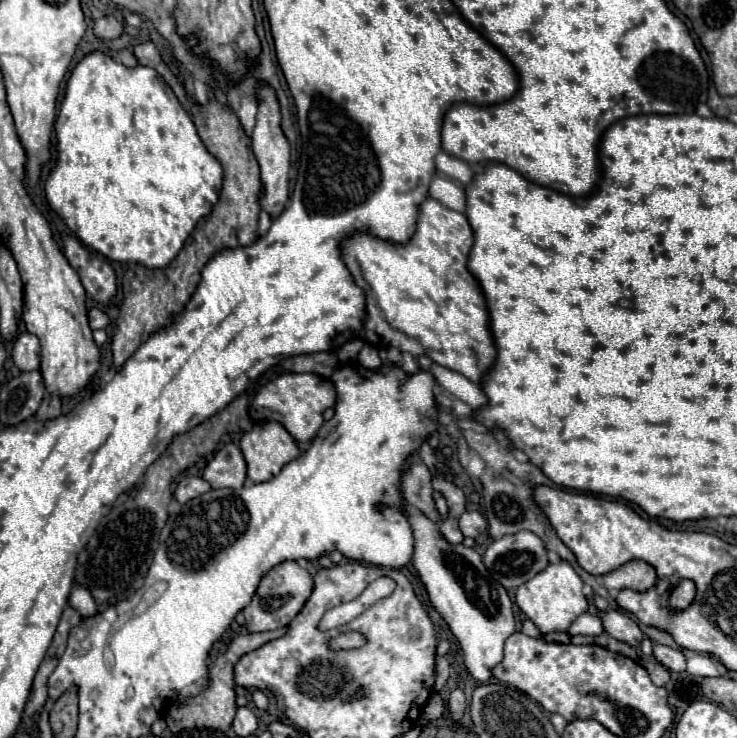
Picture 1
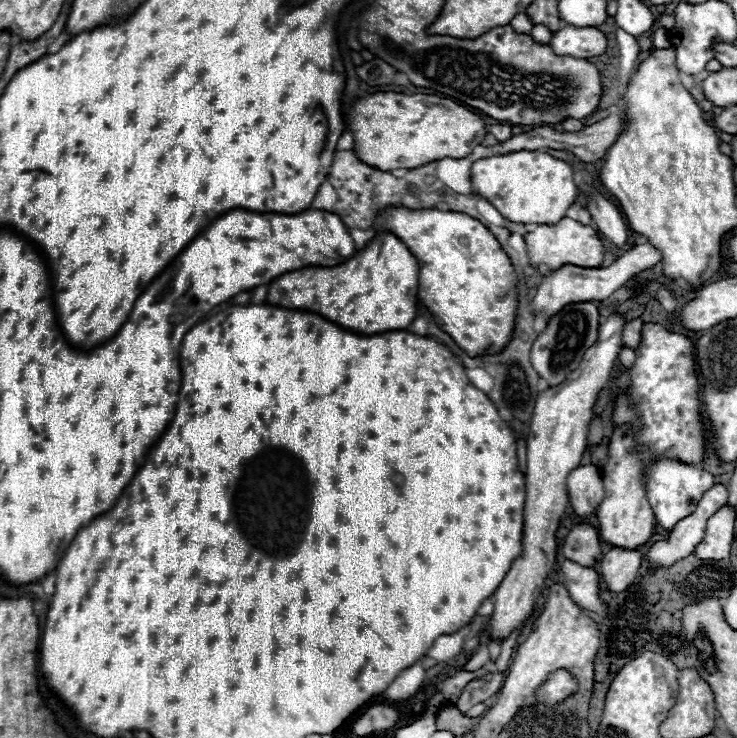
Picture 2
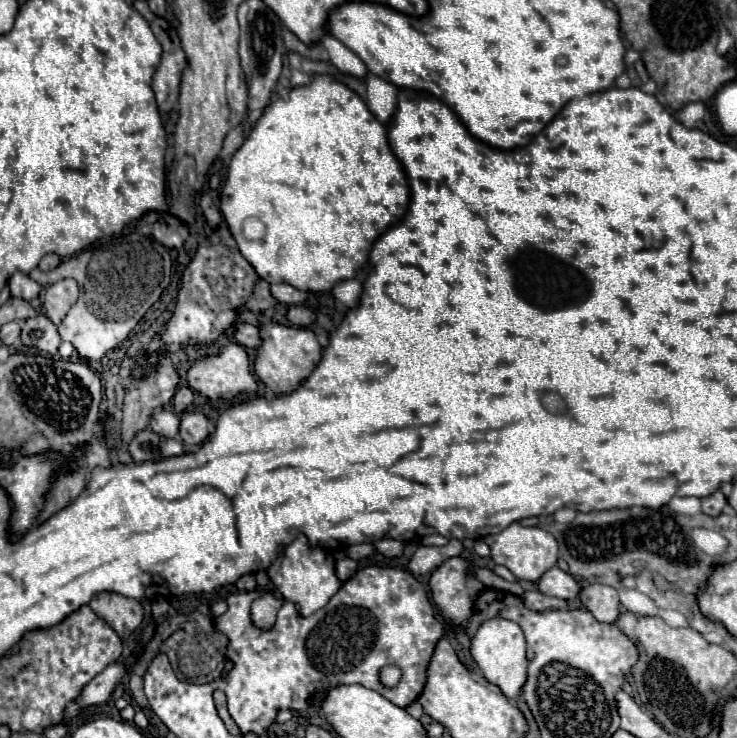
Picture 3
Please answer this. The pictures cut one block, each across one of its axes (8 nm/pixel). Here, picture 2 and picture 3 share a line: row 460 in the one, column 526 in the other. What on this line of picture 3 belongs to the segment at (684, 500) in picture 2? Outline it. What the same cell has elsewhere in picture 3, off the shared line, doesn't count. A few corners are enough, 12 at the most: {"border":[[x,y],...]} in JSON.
{"border":[[484,622],[472,656],[484,678],[516,700],[528,676],[522,628]]}

